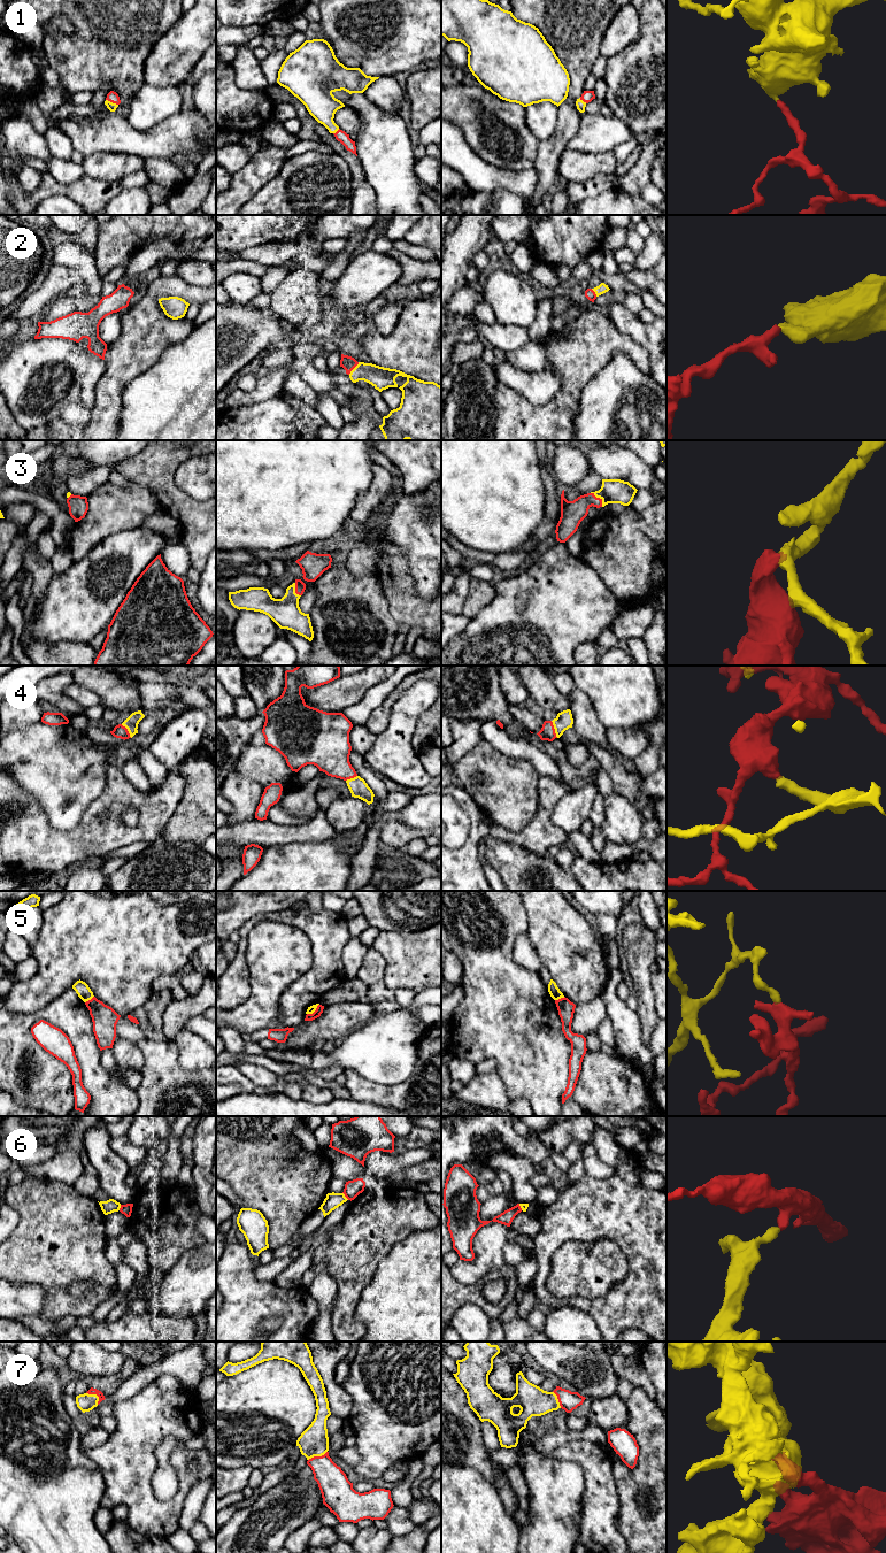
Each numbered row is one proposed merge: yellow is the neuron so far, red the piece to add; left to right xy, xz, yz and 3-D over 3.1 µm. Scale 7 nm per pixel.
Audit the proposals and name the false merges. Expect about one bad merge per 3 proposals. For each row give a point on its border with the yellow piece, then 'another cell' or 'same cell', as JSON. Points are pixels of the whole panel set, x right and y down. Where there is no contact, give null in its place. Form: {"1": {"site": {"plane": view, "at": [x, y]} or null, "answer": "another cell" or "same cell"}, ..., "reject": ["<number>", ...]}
{"1": {"site": {"plane": "xy", "at": [112, 102]}, "answer": "same cell"}, "2": {"site": {"plane": "xz", "at": [354, 368]}, "answer": "same cell"}, "3": {"site": {"plane": "yz", "at": [599, 497]}, "answer": "same cell"}, "4": {"site": {"plane": "yz", "at": [554, 728]}, "answer": "same cell"}, "5": {"site": {"plane": "yz", "at": [560, 998]}, "answer": "another cell"}, "6": {"site": {"plane": "xz", "at": [344, 1196]}, "answer": "another cell"}, "7": {"site": {"plane": "xy", "at": [95, 1394]}, "answer": "same cell"}, "reject": ["5", "6"]}

